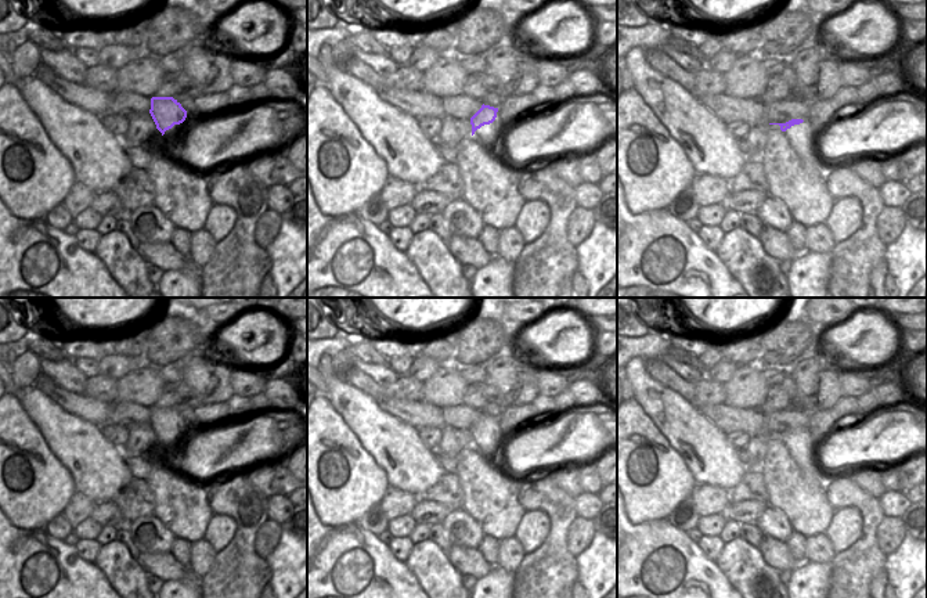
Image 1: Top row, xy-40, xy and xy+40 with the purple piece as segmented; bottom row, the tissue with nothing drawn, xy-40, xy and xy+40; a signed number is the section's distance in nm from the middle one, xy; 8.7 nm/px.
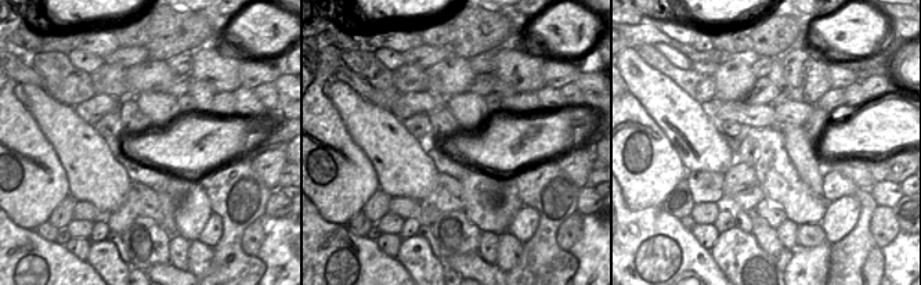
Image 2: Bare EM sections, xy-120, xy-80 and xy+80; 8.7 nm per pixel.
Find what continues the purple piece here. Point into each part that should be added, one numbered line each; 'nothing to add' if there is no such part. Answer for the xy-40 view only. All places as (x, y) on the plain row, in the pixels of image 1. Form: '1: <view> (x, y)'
1: xy-40 (176, 446).

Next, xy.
1: xy (490, 446).

